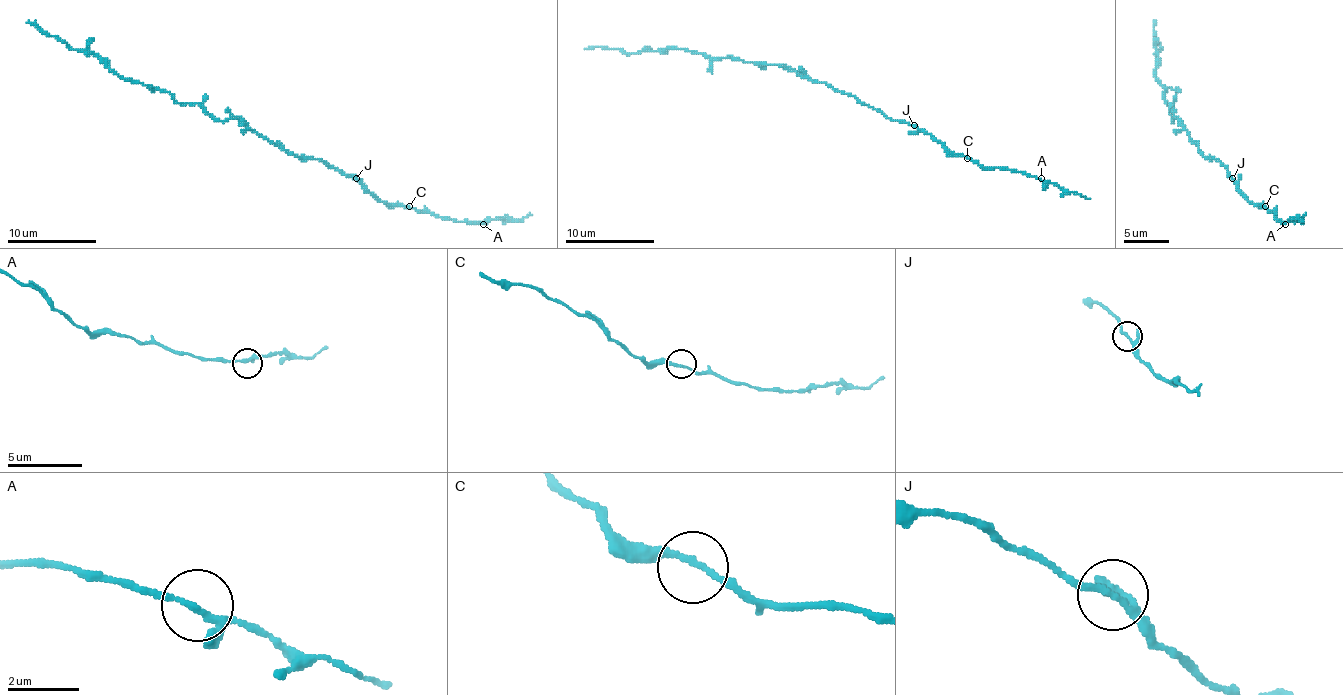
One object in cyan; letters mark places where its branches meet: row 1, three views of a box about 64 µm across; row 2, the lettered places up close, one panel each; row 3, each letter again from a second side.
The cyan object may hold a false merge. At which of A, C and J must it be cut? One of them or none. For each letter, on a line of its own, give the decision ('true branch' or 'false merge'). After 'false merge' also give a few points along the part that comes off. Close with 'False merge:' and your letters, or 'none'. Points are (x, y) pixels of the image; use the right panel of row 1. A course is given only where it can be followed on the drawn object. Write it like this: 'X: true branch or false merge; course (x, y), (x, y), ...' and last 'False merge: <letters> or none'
A: true branch
C: true branch
J: true branch
False merge: none

